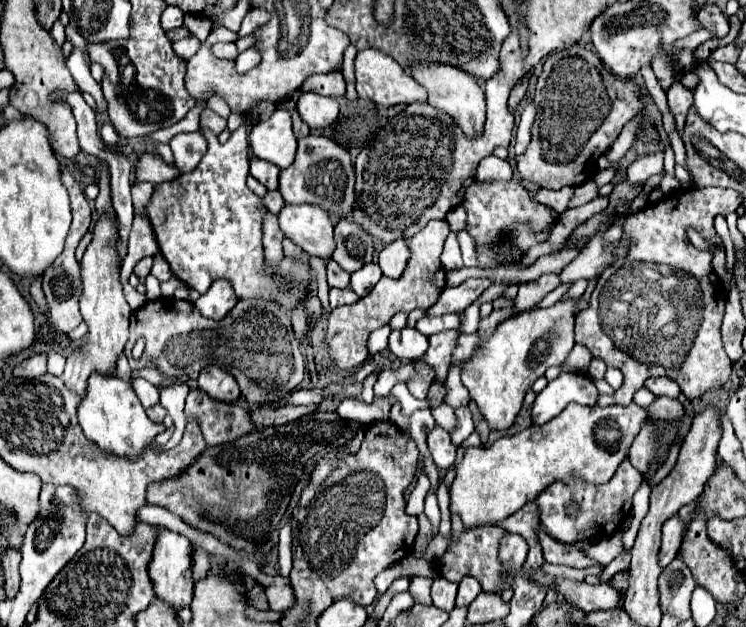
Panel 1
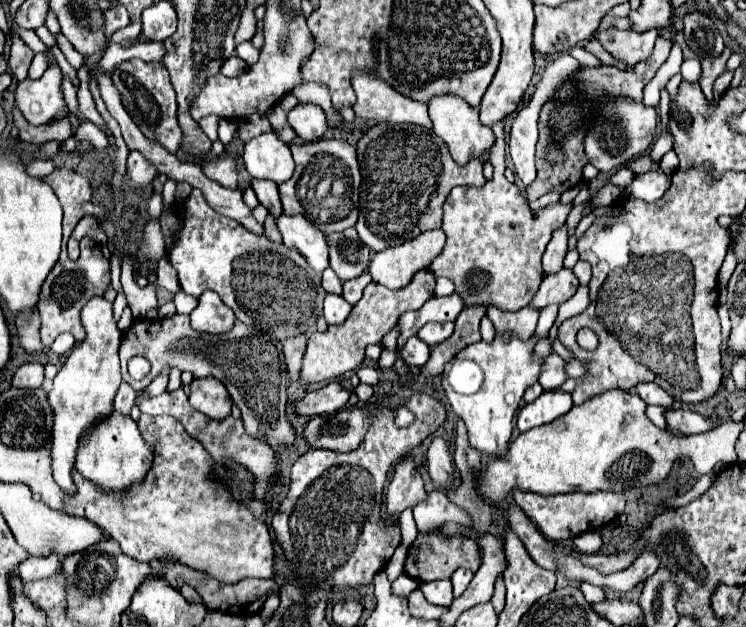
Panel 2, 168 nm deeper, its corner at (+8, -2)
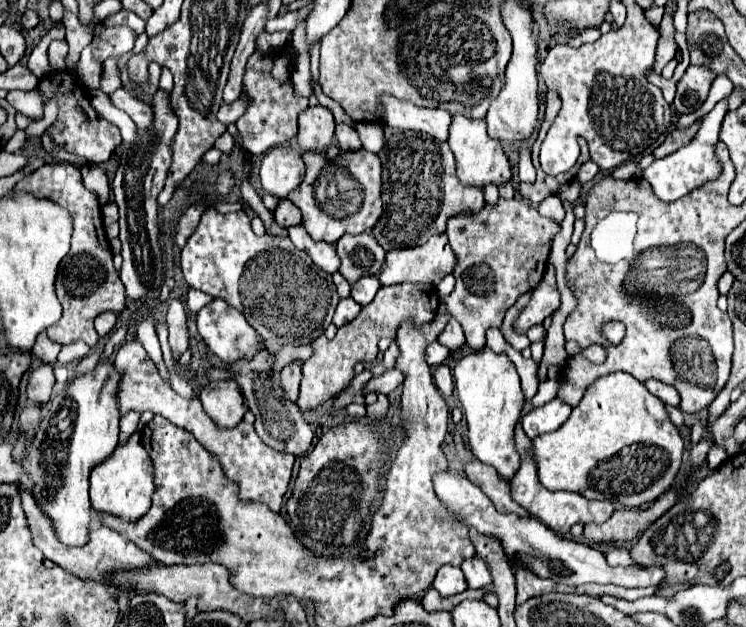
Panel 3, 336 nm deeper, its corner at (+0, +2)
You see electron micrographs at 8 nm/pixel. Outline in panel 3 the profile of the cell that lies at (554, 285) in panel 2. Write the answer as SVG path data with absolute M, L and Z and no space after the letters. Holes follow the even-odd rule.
M542 280L538 284L538 288L532 292L532 298L530 298L528 306L522 310L520 318L516 320L516 324L514 324L516 332L526 332L530 326L542 324L542 320L546 316L550 316L558 306L560 306L558 288L548 284L546 280Z

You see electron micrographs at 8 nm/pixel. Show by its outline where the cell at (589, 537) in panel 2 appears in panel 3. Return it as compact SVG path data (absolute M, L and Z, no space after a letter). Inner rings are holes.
M611 545L610 547L610 561L607 561L612 567L622 566L627 567L631 565L636 565L636 562L632 560L629 551L624 547Z

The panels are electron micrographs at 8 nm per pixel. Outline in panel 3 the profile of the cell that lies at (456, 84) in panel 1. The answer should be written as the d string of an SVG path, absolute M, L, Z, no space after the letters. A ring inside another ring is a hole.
M452 114L452 124L450 124L450 138L448 144L456 156L456 166L458 166L458 178L462 184L472 184L472 186L486 186L488 182L502 184L510 180L512 170L506 152L502 150L502 144L494 138L488 136L486 132L486 122L484 120L470 120L460 114Z

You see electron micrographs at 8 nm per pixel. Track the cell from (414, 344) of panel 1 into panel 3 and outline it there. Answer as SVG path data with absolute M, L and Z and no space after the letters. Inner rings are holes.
M432 342L426 348L426 362L430 366L438 366L438 364L442 364L448 358L448 354L450 354L450 350L446 346L442 346L438 342Z

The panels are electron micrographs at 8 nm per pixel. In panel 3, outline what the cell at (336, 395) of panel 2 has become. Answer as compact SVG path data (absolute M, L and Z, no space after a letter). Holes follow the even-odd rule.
M392 368L392 370L384 372L382 376L372 376L372 380L364 386L364 394L368 394L368 392L390 394L400 384L402 384L402 372L398 372L396 368Z

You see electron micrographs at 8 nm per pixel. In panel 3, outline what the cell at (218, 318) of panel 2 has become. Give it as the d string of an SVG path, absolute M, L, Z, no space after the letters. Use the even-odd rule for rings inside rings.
M214 298L196 314L196 326L198 326L198 334L202 336L210 352L214 352L224 362L252 358L258 350L264 348L264 342L260 342L260 336L254 332L254 328L250 328L244 314L232 308L230 304L226 304L222 298Z

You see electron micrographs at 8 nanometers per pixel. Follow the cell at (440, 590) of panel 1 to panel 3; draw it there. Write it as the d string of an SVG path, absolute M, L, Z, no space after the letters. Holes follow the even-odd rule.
M442 566L432 582L432 588L438 590L442 596L454 596L466 590L464 574L458 566Z

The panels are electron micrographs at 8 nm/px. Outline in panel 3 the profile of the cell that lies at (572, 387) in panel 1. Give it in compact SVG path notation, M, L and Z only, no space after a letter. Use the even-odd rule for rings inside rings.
M554 398L550 402L546 402L544 406L532 408L524 418L522 418L522 426L528 438L546 434L546 432L554 432L560 428L562 422L568 420L572 412L572 406L566 404L560 398Z

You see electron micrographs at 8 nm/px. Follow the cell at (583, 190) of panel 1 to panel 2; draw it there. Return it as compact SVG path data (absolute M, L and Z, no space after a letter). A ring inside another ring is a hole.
M504 122L492 126L496 134L496 146L492 150L492 166L494 166L494 178L486 182L482 188L454 188L444 204L444 224L442 230L446 234L446 246L442 252L434 258L430 264L430 272L434 276L446 276L454 282L456 294L462 296L464 306L474 306L474 304L486 304L486 306L496 306L500 310L508 312L518 312L520 308L528 306L532 296L538 290L538 284L544 278L542 272L541 257L545 251L546 245L552 238L554 230L558 230L570 210L572 204L552 204L548 208L542 208L538 212L530 210L528 202L522 198L518 192L516 184L510 184L504 178Z

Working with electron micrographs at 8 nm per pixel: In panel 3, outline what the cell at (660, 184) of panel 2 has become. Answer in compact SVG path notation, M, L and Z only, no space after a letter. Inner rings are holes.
M720 100L712 112L708 112L702 120L702 126L698 130L698 134L692 138L690 144L682 146L678 152L674 154L668 154L666 158L660 158L660 160L654 160L644 172L642 176L648 180L648 184L652 186L654 194L664 200L664 202L674 202L678 198L682 198L686 192L694 190L698 184L704 184L706 180L714 180L718 178L720 174L720 164L714 156L714 144L718 142L718 132L720 132L720 124L722 124L722 118L728 110L728 100Z

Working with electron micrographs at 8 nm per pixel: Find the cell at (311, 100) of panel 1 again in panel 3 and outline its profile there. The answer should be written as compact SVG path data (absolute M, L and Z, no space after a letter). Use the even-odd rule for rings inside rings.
M308 106L298 116L298 144L302 150L324 150L334 136L334 116L324 106Z

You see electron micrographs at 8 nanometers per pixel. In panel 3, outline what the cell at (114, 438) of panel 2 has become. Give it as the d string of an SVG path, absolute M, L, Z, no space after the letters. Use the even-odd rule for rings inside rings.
M134 432L126 442L120 442L116 450L90 472L92 508L110 512L124 520L138 520L140 516L144 516L150 508L154 490L154 464L150 462L150 456L138 432Z

